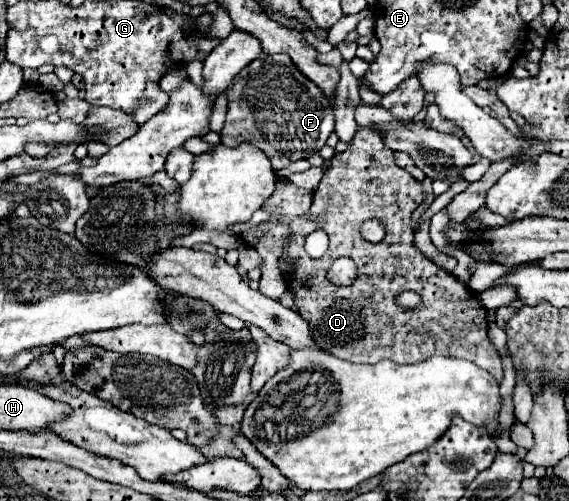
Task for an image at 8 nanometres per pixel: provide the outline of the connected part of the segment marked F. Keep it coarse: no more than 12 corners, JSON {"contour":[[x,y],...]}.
{"contour":[[286,54],[232,80],[222,144],[274,170],[334,132],[330,100]]}

